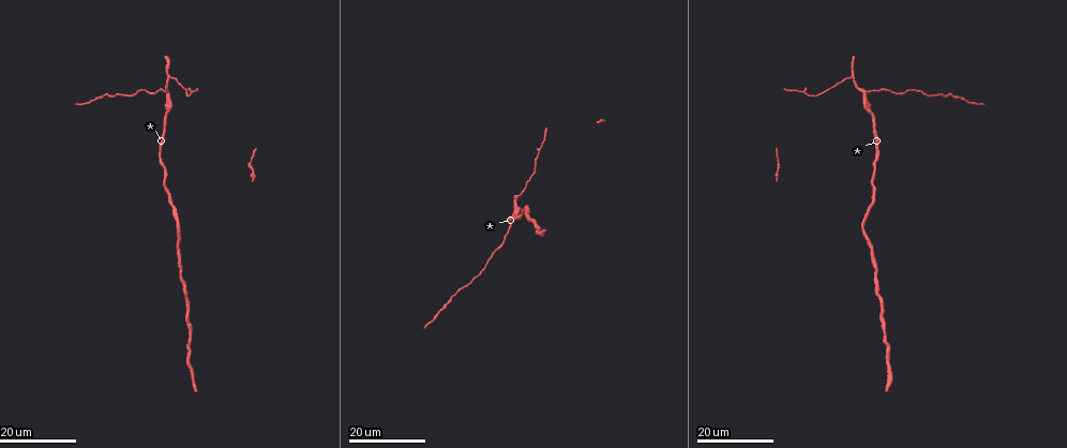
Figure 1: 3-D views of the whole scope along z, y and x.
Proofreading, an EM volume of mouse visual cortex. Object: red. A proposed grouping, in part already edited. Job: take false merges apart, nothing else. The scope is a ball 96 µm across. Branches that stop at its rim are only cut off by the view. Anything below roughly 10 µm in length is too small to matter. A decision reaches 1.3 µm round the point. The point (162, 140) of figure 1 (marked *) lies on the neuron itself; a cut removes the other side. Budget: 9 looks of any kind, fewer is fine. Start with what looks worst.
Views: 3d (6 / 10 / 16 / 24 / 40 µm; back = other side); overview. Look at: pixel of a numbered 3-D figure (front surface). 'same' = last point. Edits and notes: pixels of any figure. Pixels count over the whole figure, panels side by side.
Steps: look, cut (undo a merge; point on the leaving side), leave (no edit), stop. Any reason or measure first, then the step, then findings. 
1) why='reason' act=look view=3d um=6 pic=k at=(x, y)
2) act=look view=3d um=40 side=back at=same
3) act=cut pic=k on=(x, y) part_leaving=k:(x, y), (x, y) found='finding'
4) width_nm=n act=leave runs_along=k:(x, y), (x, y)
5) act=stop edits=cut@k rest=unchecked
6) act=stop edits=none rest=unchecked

why='calibre changes' act=look view=3d um=24 pic=1 at=(167, 77)

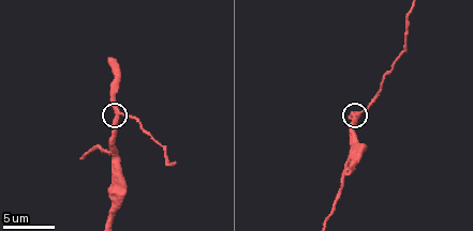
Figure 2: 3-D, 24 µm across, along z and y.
act=look view=3d um=6 pic=2 at=(118, 118)

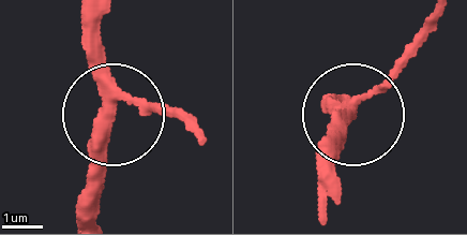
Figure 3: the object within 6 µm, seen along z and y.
act=leave runs_along=3:(96, 215), (96, 152), (114, 115), (137, 101), (185, 112) found='all the same neuron'

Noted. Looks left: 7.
why='sudden change in width' act=look view=3d um=16 pic=1 at=(463, 288)

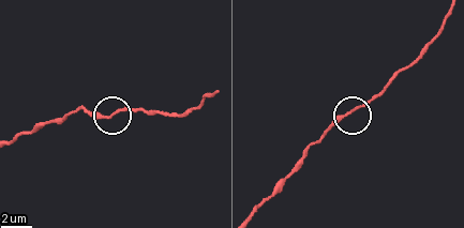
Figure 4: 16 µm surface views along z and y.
act=look view=3d um=6 pic=4 at=(349, 113)

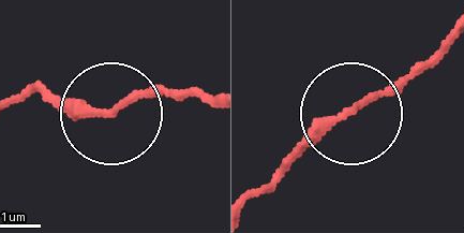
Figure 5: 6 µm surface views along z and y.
act=leave runs_along=5:(205, 100), (143, 92), (81, 113), (24, 92) found='continuous, no second neuron'

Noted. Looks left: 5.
why='calibre changes' act=look view=3d um=6 pic=2 at=(332, 205)

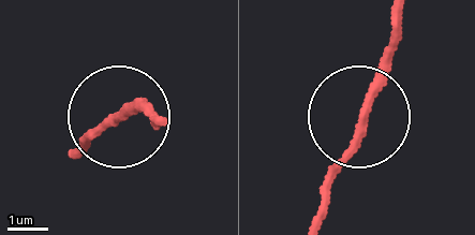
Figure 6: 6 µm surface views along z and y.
act=leave runs_along=6:(404, 15), (359, 148), (325, 196) found='one neuron here'

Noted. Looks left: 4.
why='thick turns thin' act=look view=3d um=24 pic=1 at=(889, 348)

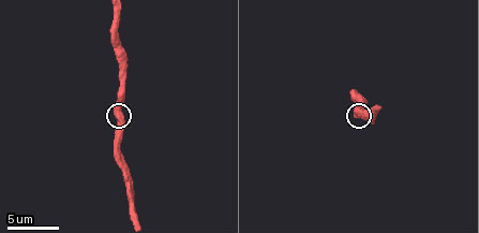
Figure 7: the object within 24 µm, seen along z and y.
act=look view=3d um=6 pic=7 at=(119, 116)

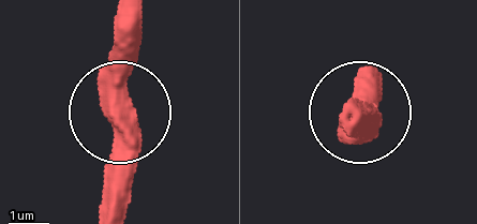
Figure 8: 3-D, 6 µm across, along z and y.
act=leave runs_along=8:(122, 14), (113, 86), (122, 209) found='one neuron here'

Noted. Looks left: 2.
act=stop edits=none rest=unchecked

